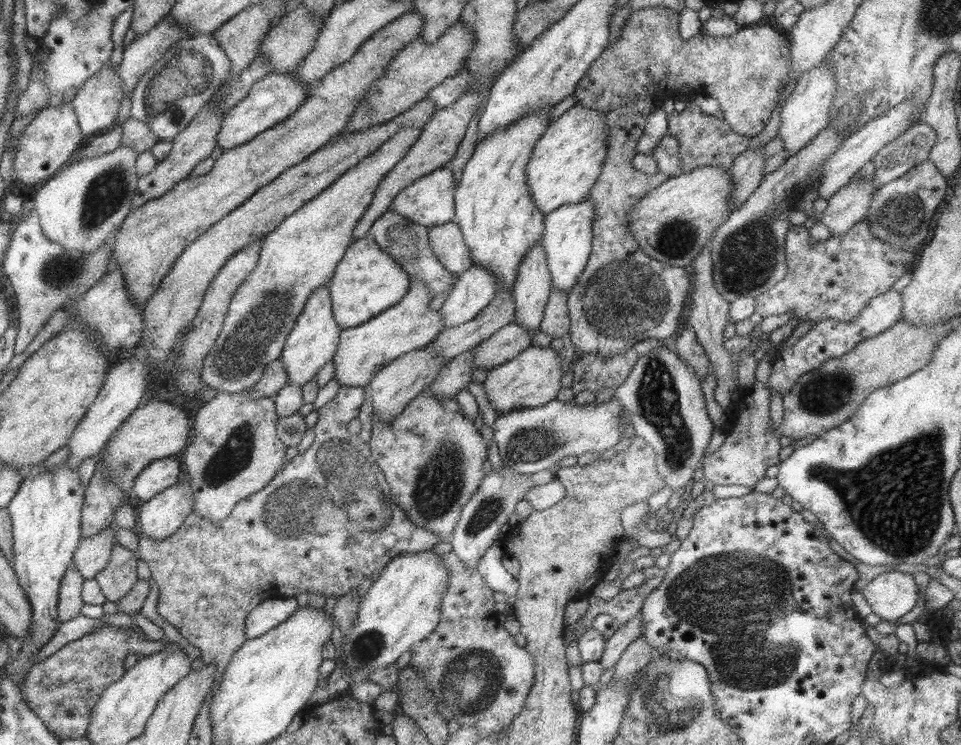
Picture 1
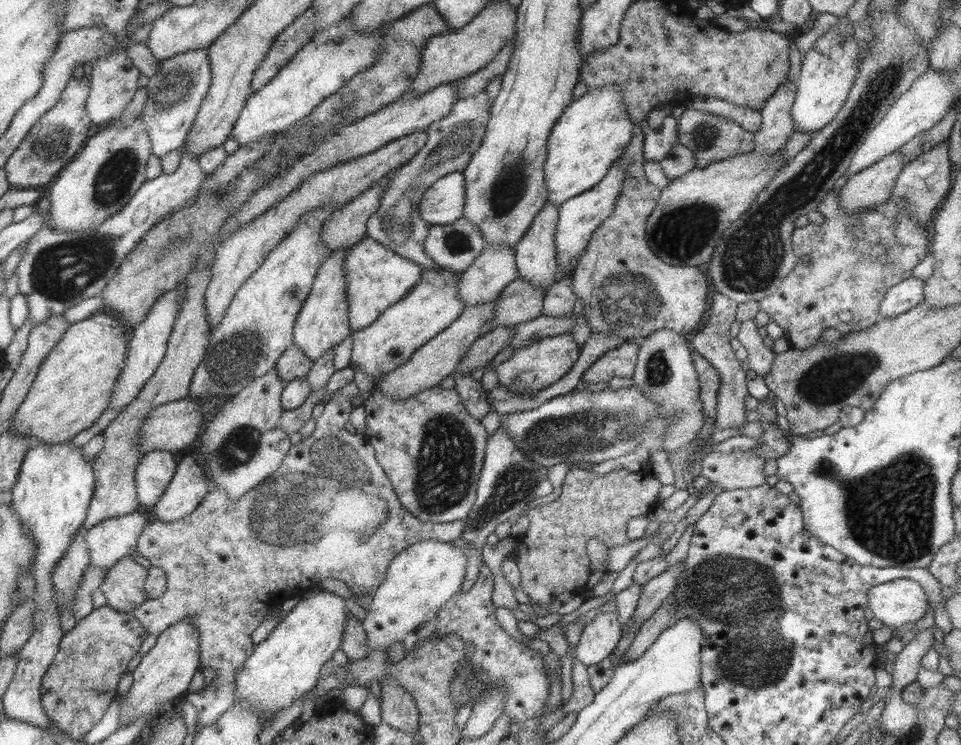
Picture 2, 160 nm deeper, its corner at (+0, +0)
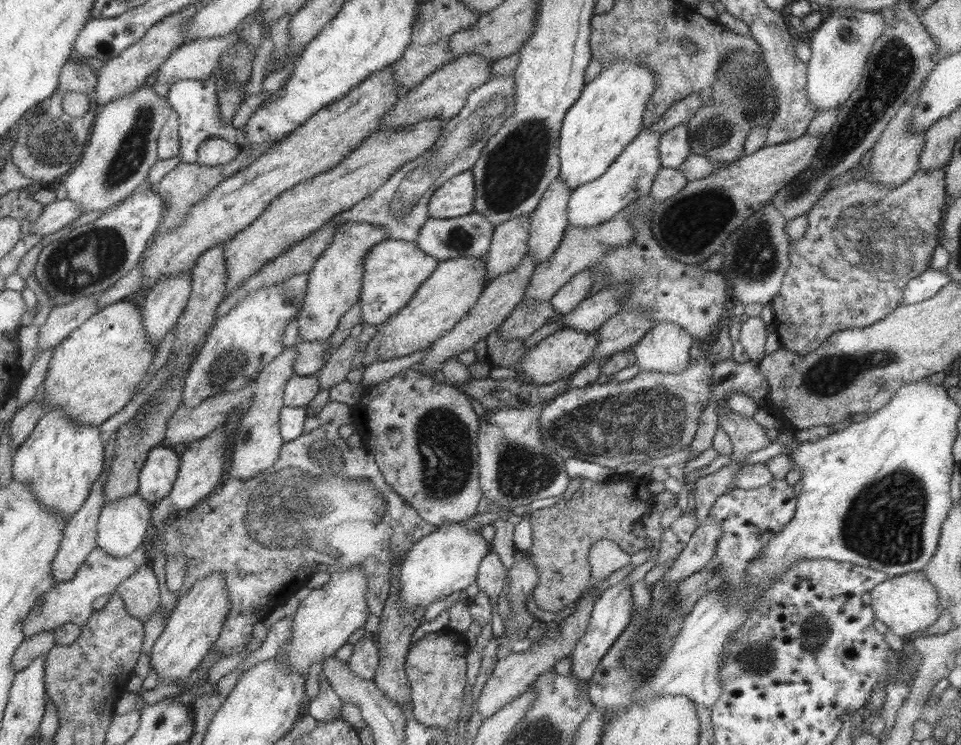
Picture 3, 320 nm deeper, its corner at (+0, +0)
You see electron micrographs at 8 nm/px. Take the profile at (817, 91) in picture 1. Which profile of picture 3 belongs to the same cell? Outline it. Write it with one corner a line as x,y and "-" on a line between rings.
834,8
825,12
818,27
808,33
811,58
807,65
806,95
817,111
835,108
847,100
847,97
858,87
858,82
864,75
864,66
873,43
886,29
885,19
876,11
864,11
856,8

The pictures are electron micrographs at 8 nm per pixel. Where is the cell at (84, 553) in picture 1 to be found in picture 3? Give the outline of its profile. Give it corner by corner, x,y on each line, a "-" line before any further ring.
136,492
105,503
100,510
96,528
96,546
114,557
124,557
134,551
151,534
150,511
152,505

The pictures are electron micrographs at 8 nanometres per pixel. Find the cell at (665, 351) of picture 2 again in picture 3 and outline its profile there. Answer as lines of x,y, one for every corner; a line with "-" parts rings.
657,322
634,345
639,371
681,372
688,363
687,351
695,340
677,324

